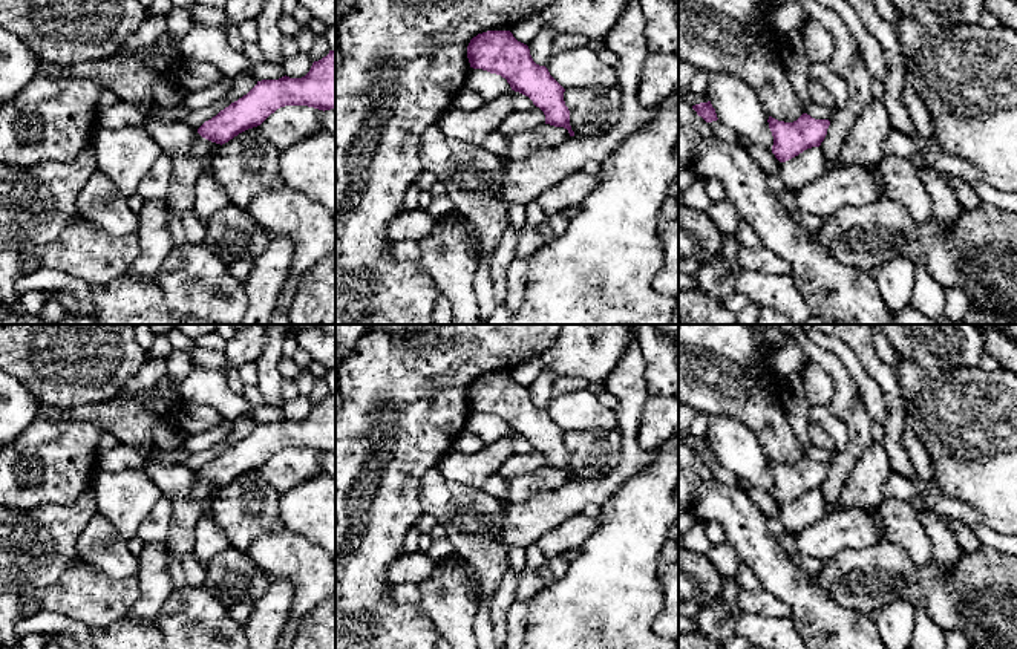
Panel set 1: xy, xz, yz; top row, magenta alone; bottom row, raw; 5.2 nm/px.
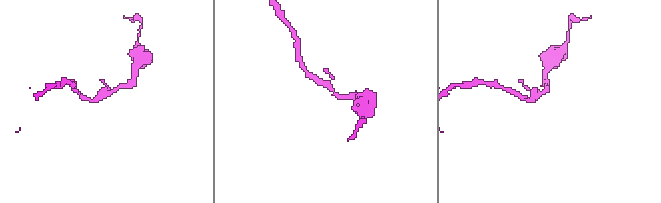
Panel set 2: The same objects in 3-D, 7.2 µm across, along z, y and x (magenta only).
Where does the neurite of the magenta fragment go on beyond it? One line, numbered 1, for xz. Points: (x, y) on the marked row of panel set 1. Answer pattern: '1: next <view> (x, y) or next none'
1: next none

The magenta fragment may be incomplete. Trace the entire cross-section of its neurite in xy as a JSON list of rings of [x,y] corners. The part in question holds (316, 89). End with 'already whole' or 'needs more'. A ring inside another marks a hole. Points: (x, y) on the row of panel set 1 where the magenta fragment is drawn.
[[[335,51],[314,61],[302,78],[262,80],[242,98],[205,121],[198,133],[216,144],[225,144],[239,133],[260,126],[285,106],[335,109]]]; already whole

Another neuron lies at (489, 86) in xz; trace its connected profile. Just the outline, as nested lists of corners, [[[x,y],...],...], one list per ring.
[[[473,67],[467,73],[466,87],[476,92],[486,103],[492,103],[512,90],[507,80],[501,75]]]

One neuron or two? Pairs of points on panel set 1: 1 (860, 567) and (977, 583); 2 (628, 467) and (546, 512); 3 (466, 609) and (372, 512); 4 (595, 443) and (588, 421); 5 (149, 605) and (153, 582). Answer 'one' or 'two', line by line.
1: one
2: one
3: two
4: two
5: one

